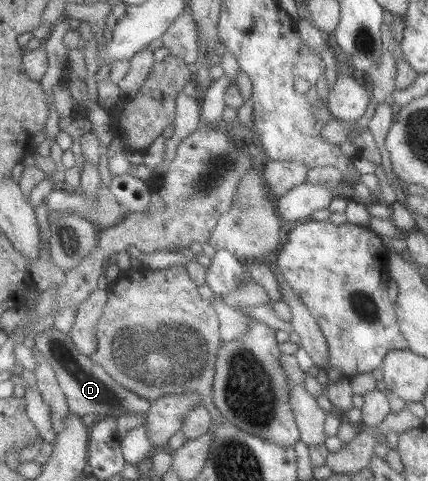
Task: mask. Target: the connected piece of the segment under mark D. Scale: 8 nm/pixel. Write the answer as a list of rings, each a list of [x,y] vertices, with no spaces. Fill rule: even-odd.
[[[56,328],[42,331],[34,340],[35,348],[46,358],[49,366],[56,372],[62,392],[68,399],[70,411],[76,415],[104,415],[116,419],[122,415],[142,415],[146,418],[153,401],[138,396],[132,390],[126,389],[117,379],[112,378],[101,365],[98,365],[91,356],[80,353],[73,338]]]

